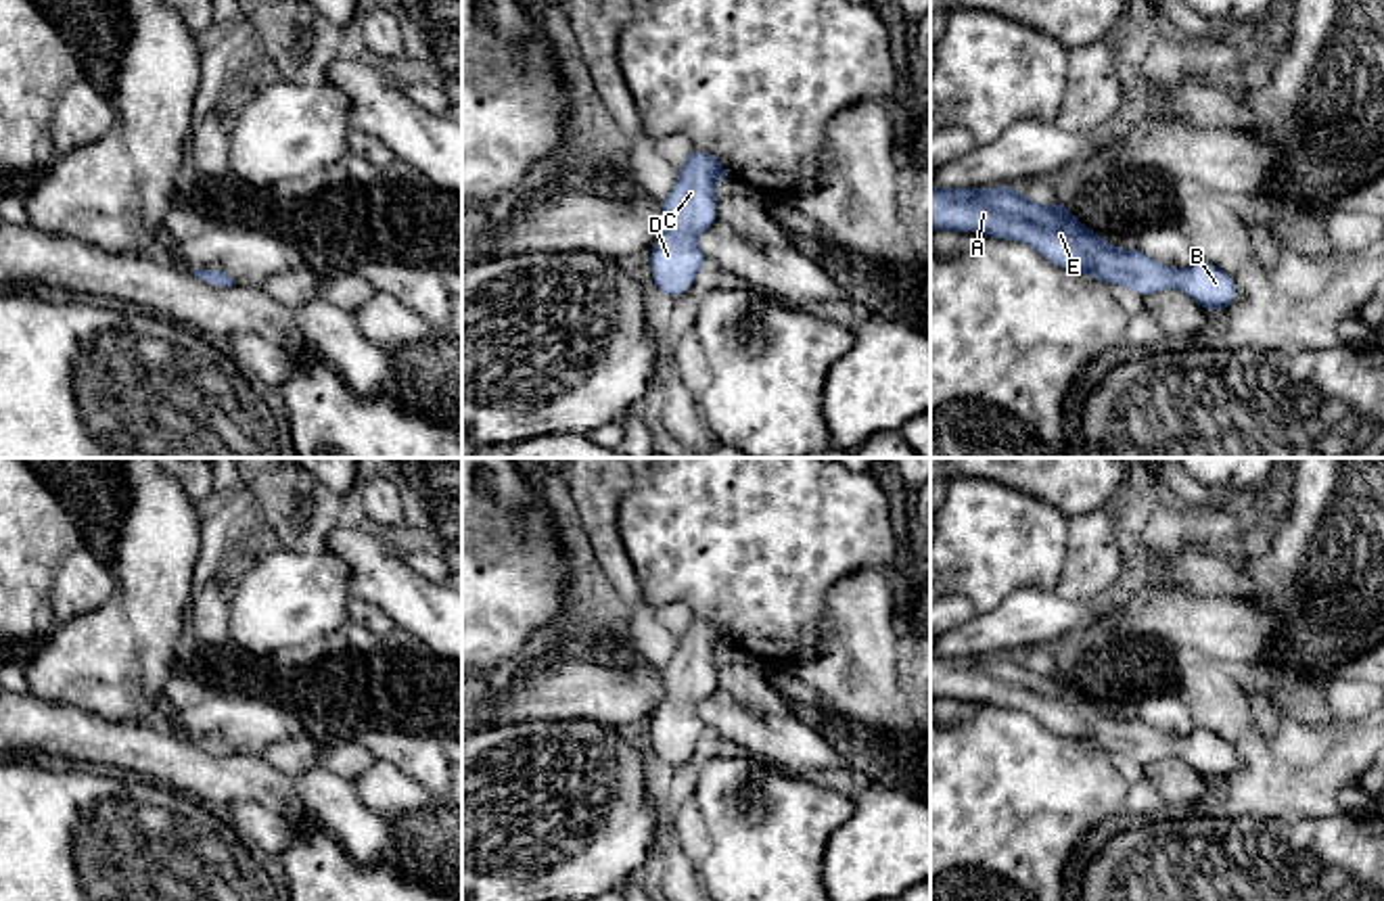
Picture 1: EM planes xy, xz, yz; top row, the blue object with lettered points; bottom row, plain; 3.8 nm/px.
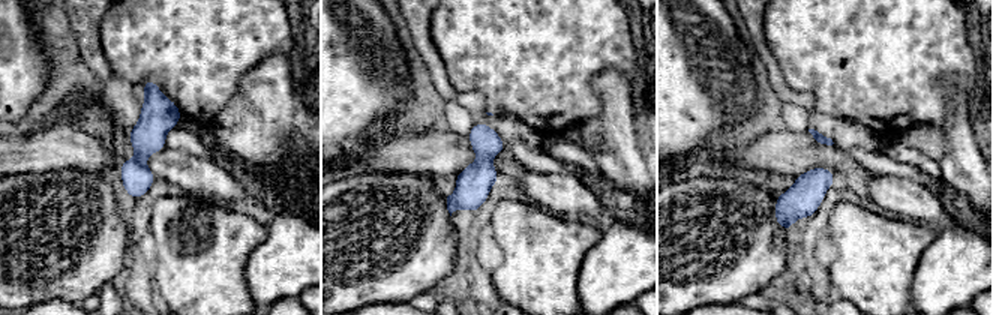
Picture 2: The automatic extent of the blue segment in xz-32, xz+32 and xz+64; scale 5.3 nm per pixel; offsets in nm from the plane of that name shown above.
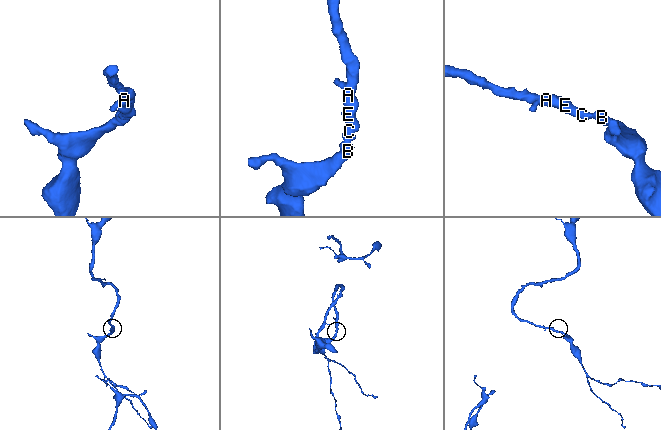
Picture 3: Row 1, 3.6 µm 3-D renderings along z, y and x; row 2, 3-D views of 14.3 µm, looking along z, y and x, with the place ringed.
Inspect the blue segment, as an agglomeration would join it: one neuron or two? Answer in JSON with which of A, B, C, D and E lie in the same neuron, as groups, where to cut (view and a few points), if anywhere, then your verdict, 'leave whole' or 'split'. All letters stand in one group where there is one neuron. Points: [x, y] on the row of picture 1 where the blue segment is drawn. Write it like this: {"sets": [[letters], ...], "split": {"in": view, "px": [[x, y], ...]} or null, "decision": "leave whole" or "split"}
{"sets": [["A", "B", "C", "D", "E"]], "split": null, "decision": "leave whole"}

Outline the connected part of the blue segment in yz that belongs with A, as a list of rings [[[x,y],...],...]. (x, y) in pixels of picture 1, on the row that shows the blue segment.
[[[930,186],[930,232],[976,232],[1020,240],[1049,263],[1089,274],[1102,284],[1125,284],[1148,297],[1177,286],[1202,309],[1225,309],[1238,299],[1236,282],[1217,265],[1196,259],[1175,272],[1137,247],[1118,249],[1070,215],[1066,205],[1035,205],[1020,188],[935,188]]]

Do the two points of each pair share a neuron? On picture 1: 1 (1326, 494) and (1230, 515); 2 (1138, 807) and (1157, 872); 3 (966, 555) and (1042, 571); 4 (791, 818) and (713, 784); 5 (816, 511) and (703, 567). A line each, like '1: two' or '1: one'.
1: two
2: two
3: one
4: one
5: one

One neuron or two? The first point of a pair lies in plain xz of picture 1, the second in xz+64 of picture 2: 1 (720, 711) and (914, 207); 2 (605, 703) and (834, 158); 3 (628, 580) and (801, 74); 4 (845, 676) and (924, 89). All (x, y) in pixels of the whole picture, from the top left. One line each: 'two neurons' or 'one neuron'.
1: one neuron
2: one neuron
3: two neurons
4: two neurons

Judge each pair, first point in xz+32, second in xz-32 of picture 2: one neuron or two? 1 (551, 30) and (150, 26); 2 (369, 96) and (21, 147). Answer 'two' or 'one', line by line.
1: one
2: two

